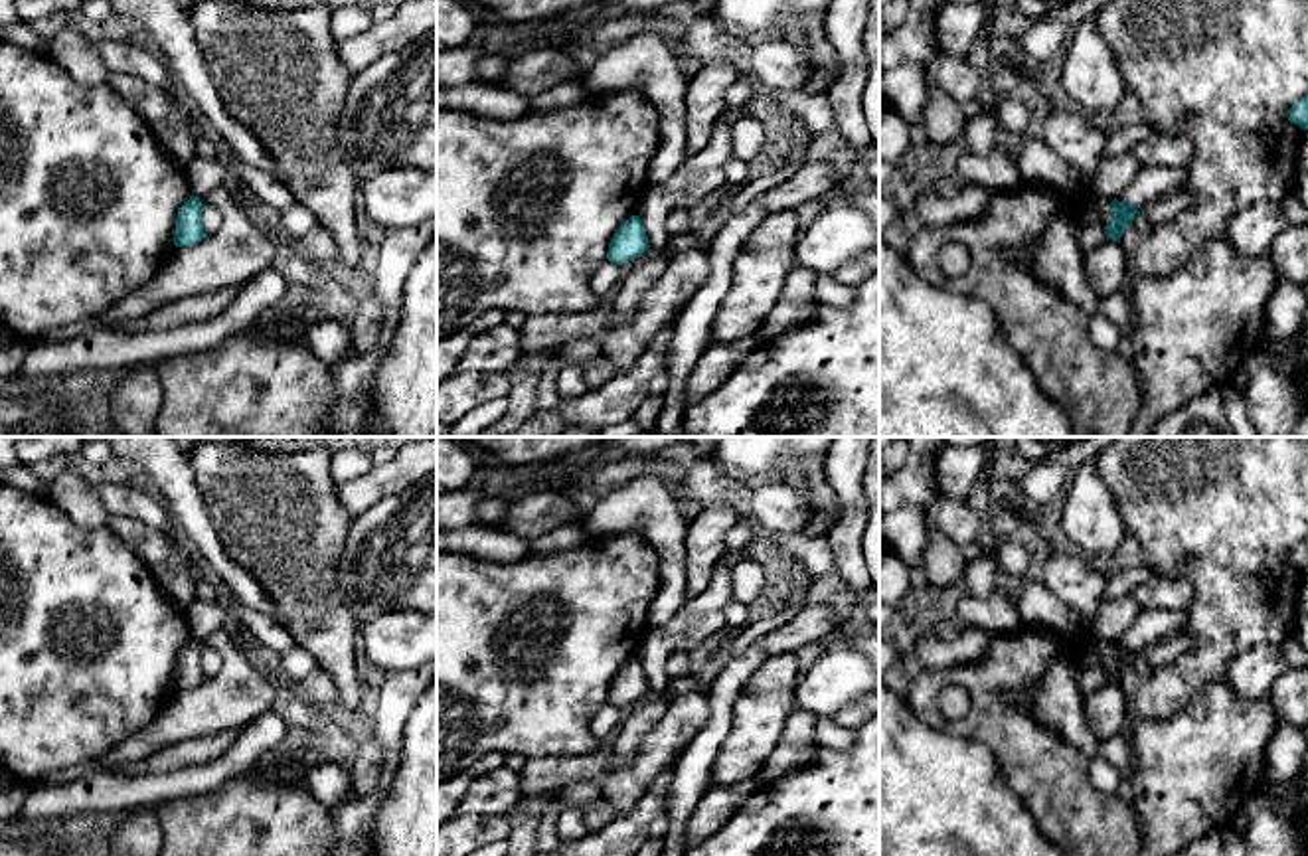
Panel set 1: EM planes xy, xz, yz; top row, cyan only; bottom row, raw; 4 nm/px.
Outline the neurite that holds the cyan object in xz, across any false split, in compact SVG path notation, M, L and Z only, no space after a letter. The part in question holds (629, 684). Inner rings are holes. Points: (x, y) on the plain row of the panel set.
M632 658L613 678L607 702L622 708L638 702L648 690L646 670L638 658Z

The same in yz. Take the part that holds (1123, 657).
M1114 641L1112 642L1112 666L1104 670L1106 682L1120 686L1124 672L1134 664L1136 656L1138 656L1136 648L1118 644Z

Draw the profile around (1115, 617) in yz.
M1130 595L1101 603L1097 615L1091 619L1095 639L1114 642L1140 617L1142 607Z

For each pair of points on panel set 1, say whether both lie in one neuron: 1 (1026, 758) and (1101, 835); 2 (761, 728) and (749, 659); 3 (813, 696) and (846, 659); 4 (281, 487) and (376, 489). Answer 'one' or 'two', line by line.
1: one
2: two
3: one
4: two

